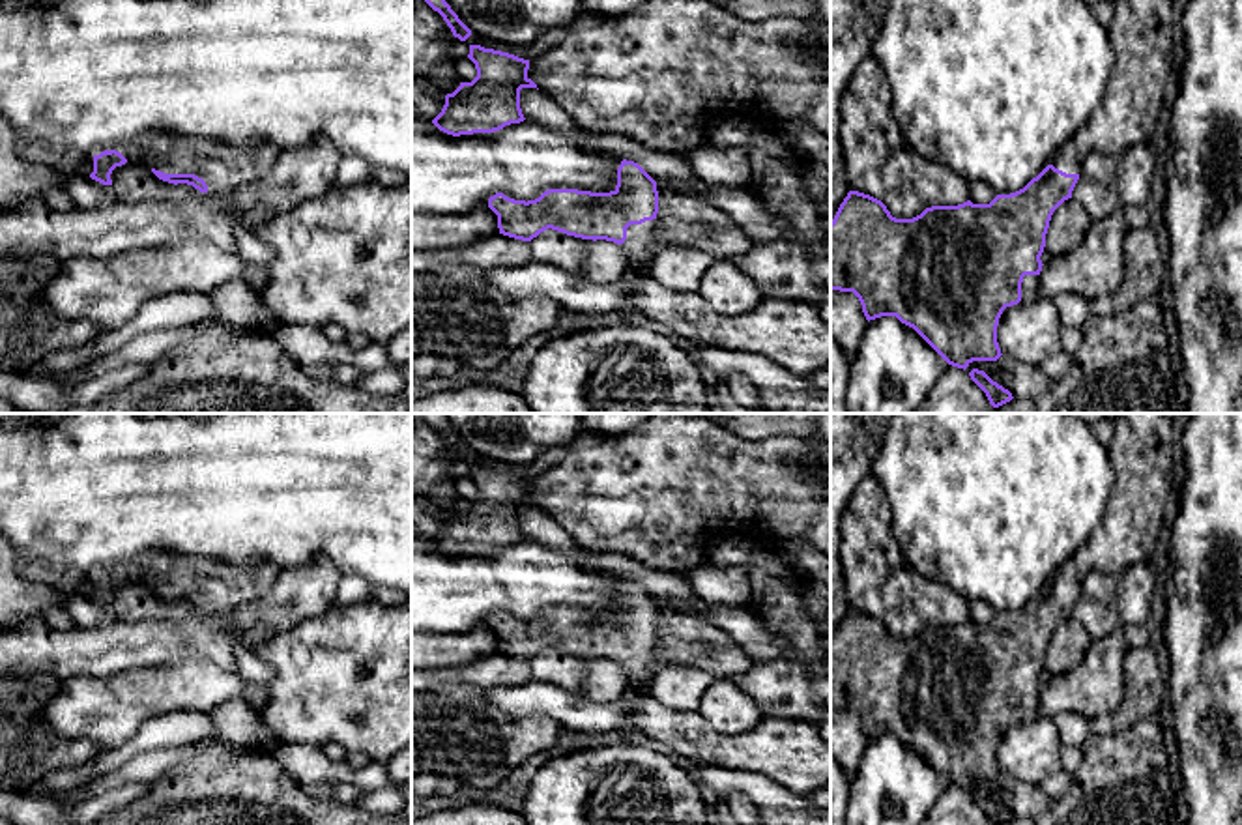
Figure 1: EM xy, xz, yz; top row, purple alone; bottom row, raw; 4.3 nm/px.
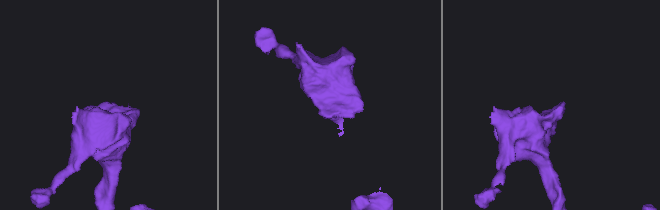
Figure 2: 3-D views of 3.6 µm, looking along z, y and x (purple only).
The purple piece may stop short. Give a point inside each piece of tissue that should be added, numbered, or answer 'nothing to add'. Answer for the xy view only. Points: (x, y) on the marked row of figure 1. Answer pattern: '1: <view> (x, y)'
1: xy (225, 169)

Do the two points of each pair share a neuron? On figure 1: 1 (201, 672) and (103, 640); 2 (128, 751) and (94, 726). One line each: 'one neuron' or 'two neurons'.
1: two neurons
2: two neurons

